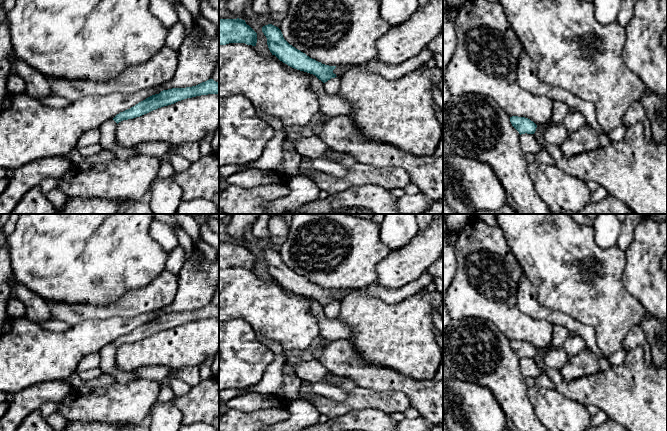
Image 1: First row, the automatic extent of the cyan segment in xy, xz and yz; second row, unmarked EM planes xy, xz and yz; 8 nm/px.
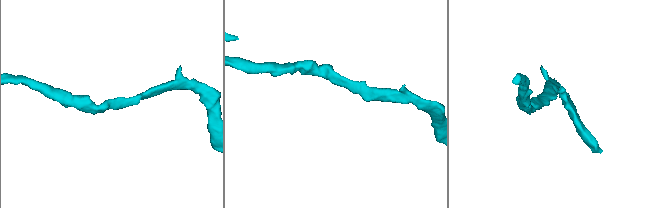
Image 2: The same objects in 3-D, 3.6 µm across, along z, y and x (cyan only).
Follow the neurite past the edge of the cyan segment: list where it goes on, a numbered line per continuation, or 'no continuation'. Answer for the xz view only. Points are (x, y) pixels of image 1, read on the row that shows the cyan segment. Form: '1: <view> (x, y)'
no continuation

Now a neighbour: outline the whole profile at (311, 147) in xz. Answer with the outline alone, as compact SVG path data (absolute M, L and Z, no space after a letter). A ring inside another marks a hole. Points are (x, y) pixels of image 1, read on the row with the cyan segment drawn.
M317 135L301 138L296 142L295 150L302 156L309 159L320 157L328 149L323 139Z

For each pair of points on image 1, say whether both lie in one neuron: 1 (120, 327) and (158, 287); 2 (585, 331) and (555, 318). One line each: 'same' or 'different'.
1: different
2: same

